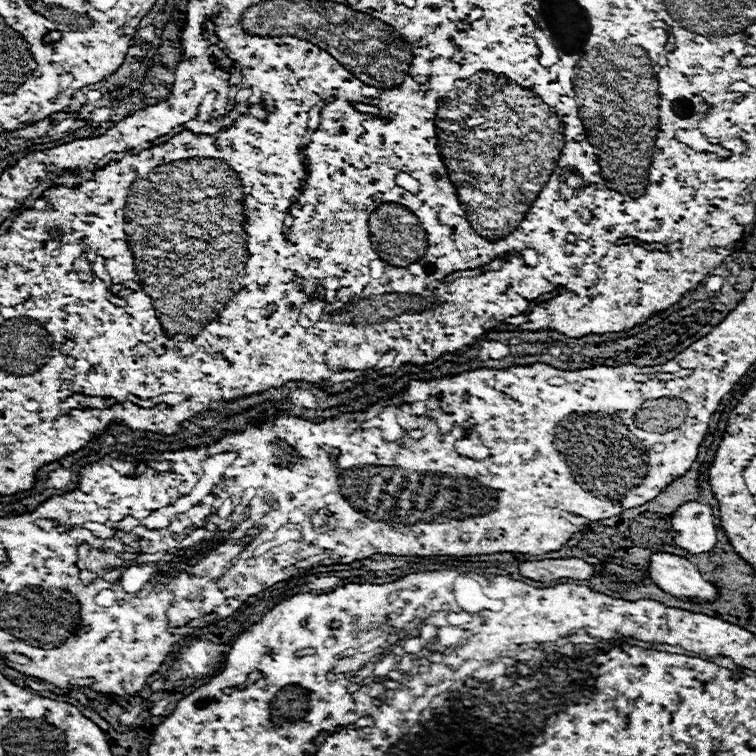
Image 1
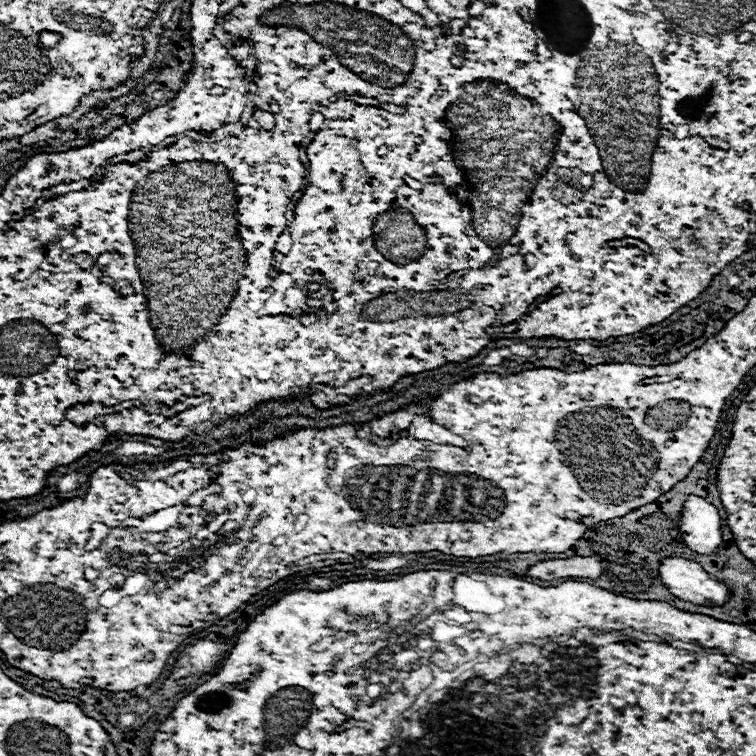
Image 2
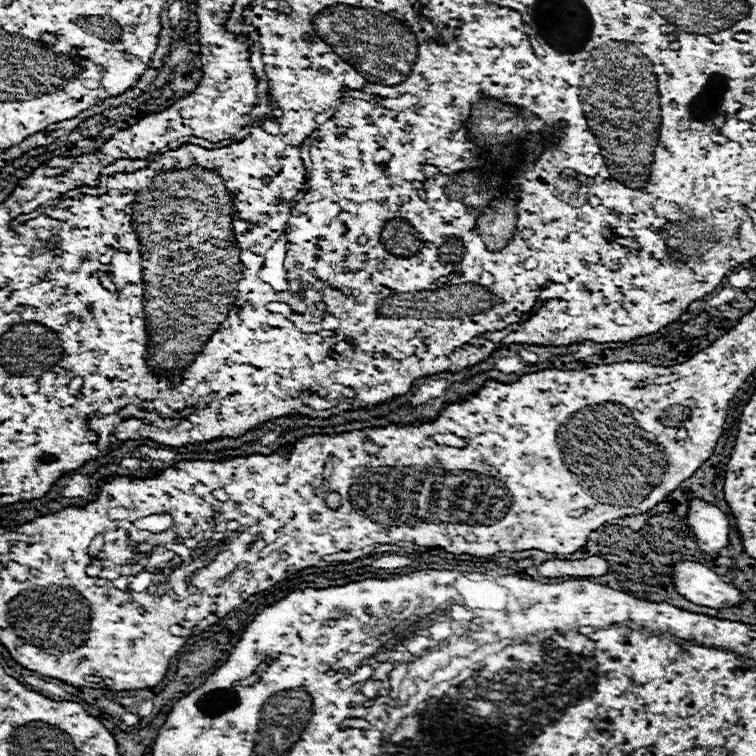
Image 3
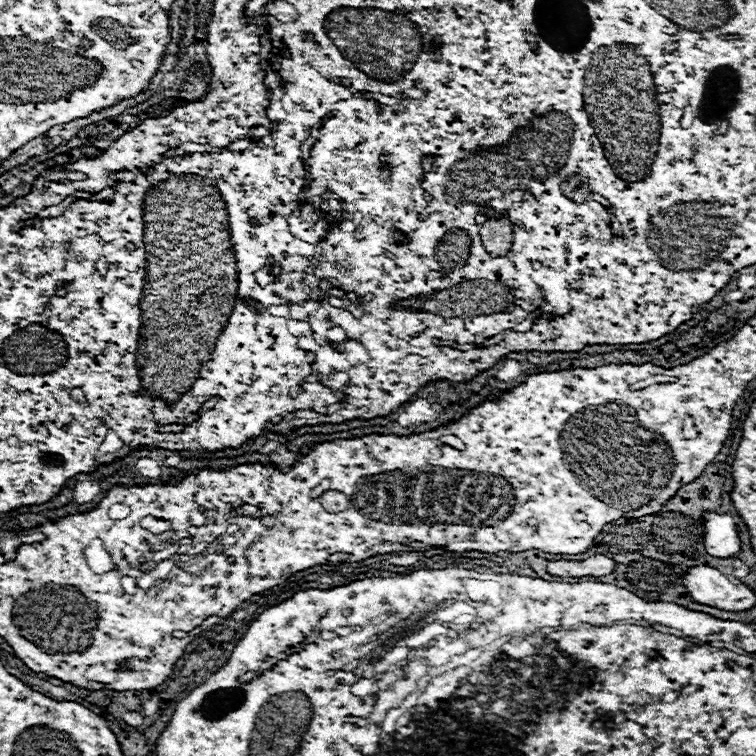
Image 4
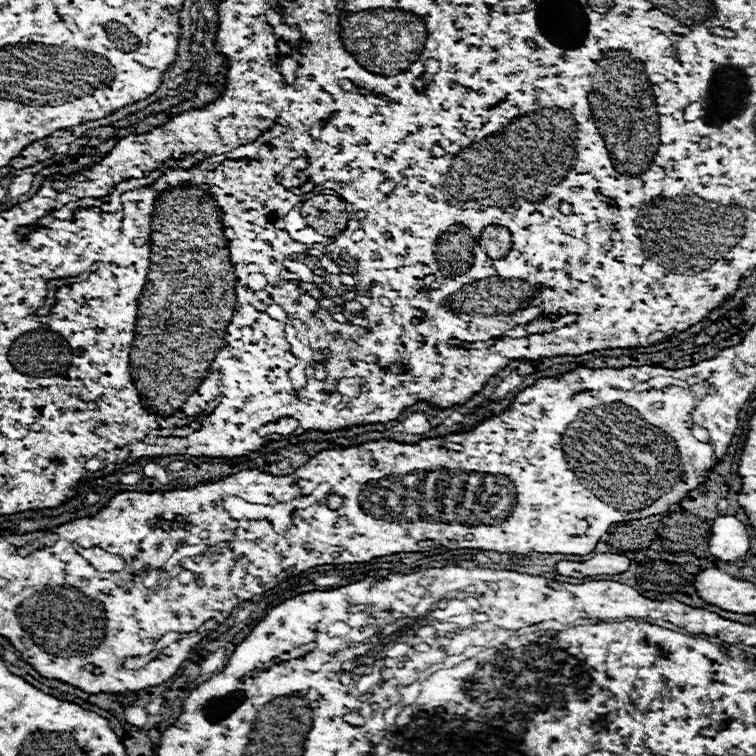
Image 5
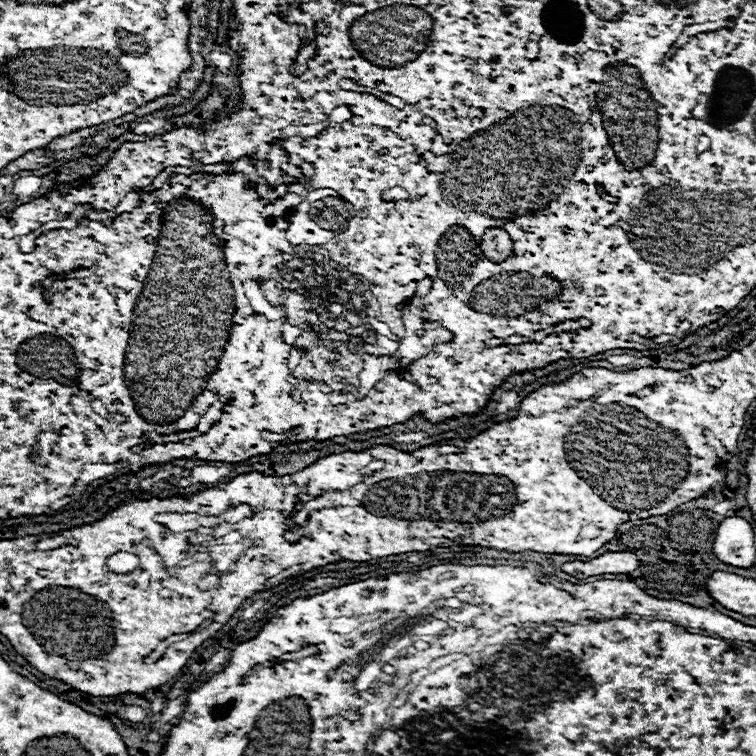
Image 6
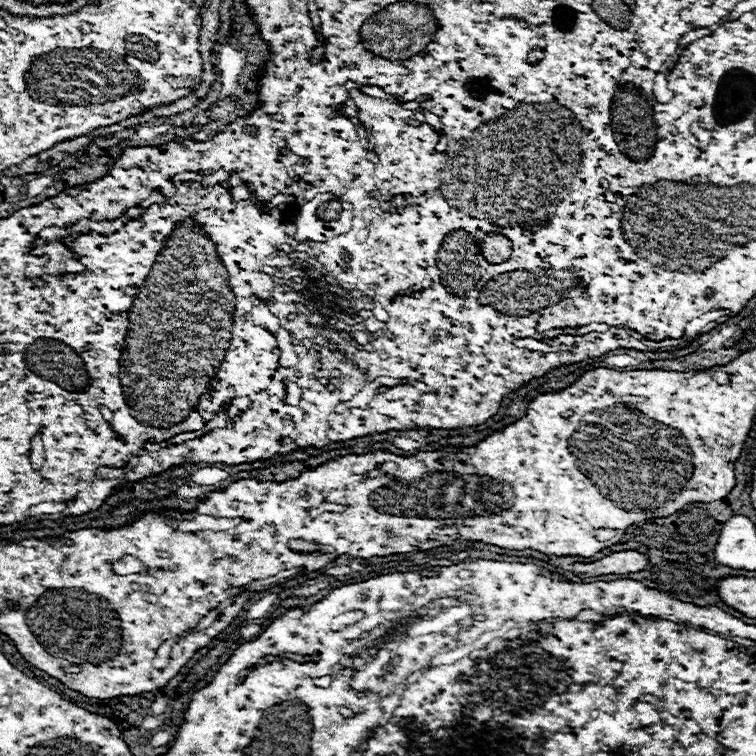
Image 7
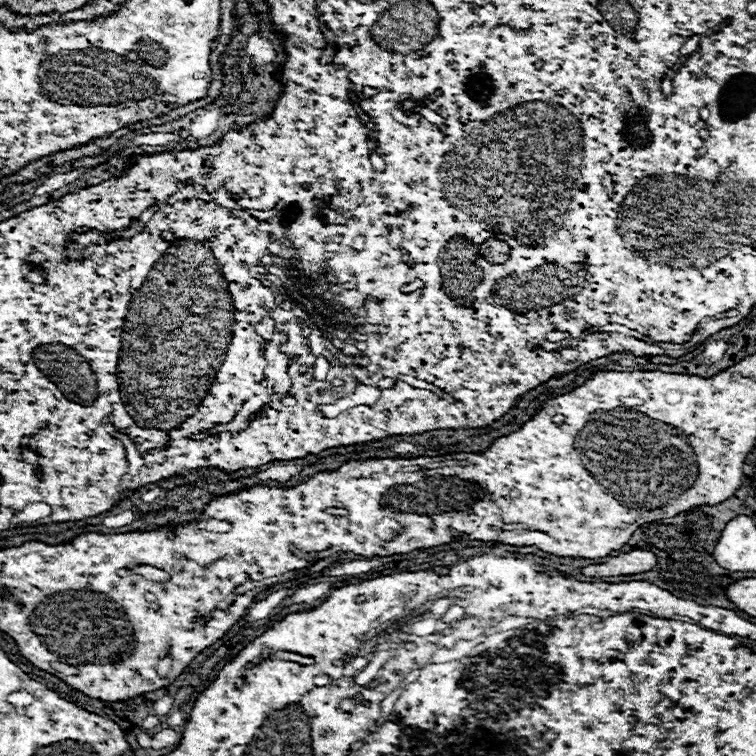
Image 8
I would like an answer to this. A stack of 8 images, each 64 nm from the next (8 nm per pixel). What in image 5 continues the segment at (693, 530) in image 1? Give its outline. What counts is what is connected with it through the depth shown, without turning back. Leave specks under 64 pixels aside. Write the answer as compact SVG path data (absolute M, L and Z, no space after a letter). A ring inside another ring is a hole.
M718 516L710 532L708 550L722 562L736 562L750 550L746 526L736 516Z

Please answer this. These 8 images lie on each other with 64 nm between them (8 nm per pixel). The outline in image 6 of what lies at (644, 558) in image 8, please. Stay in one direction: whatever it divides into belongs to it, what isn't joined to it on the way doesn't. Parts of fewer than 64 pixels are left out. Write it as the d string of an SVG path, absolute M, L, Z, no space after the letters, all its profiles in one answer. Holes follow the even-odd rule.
M606 552L588 562L566 562L562 564L562 572L574 578L588 578L598 574L628 574L636 570L640 560L632 552Z

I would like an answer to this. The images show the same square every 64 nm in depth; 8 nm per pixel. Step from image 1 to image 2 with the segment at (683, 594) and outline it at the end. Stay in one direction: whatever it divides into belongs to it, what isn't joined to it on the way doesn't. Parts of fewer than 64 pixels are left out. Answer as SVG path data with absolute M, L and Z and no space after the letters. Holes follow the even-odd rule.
M662 558L658 564L662 584L680 600L700 606L720 606L730 598L728 588L710 578L700 564L686 558Z

